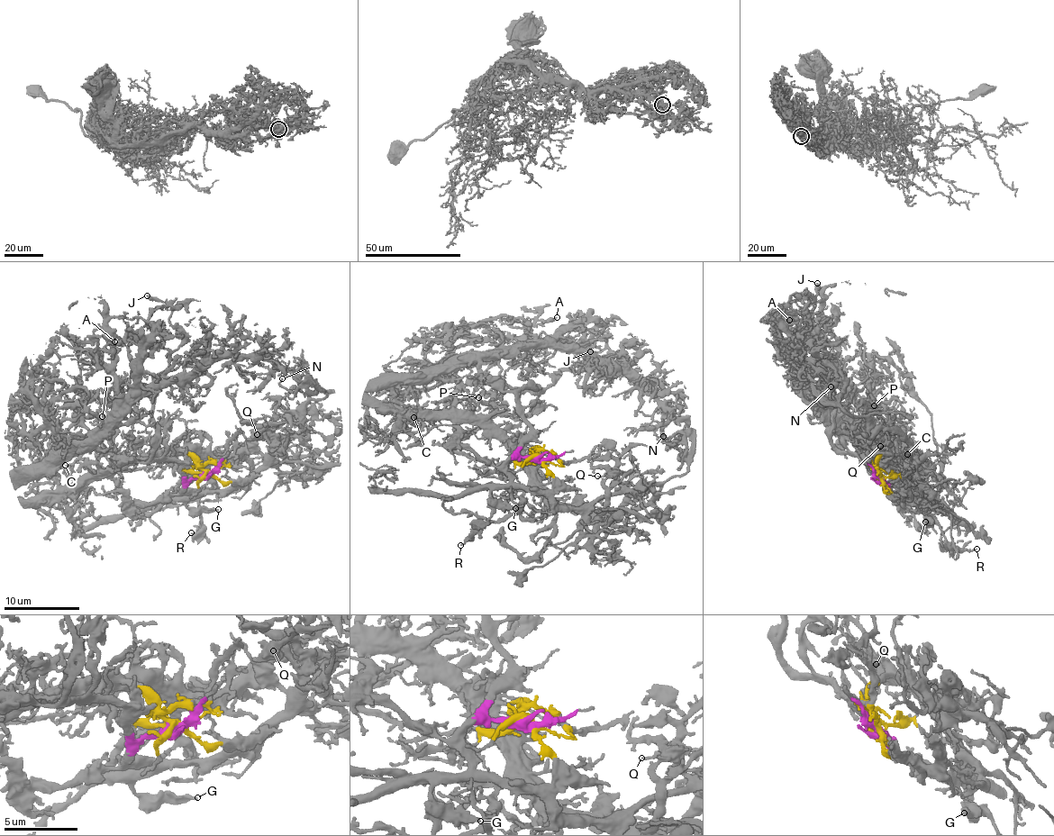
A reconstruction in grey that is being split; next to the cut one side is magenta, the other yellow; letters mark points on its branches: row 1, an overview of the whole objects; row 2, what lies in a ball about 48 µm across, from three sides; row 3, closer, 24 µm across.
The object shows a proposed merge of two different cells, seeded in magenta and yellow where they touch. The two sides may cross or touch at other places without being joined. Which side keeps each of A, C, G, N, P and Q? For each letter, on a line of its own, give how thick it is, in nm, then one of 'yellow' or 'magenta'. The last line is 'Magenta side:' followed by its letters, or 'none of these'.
A: 240 nm thick; yellow
C: 150 nm thick; yellow
G: 280 nm thick; magenta
N: 170 nm thick; yellow
P: 140 nm thick; yellow
Q: 180 nm thick; magenta
Magenta side: G, Q

